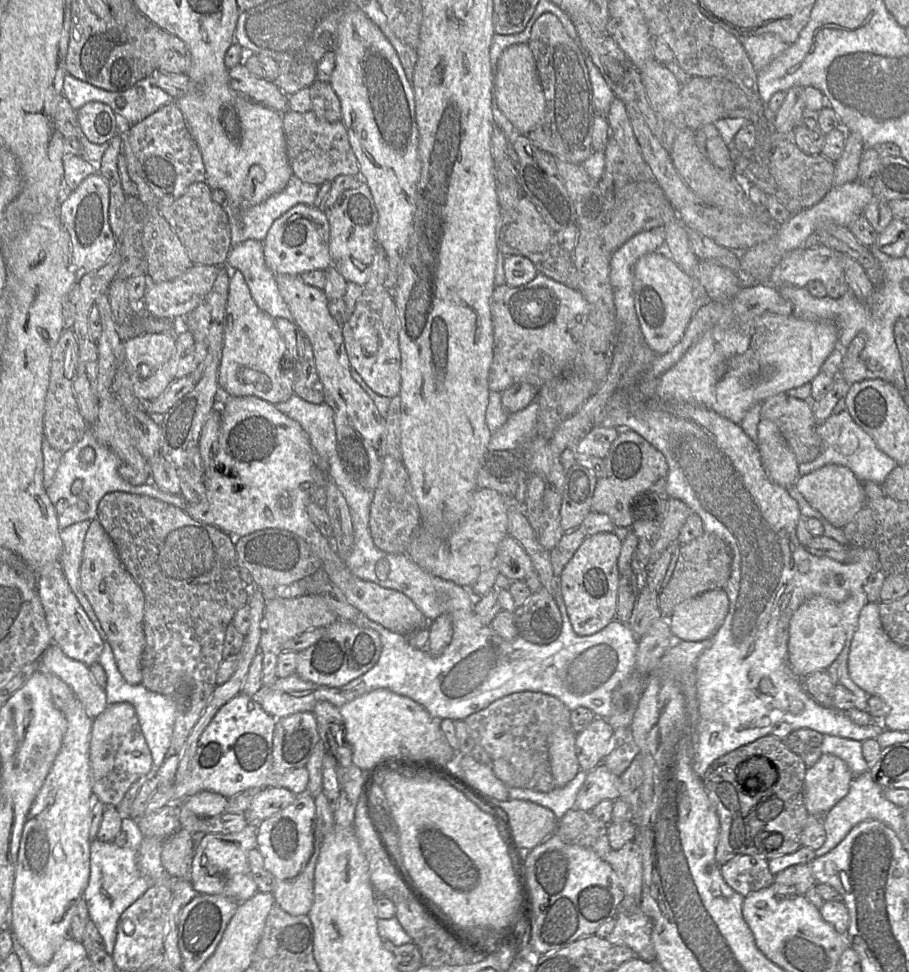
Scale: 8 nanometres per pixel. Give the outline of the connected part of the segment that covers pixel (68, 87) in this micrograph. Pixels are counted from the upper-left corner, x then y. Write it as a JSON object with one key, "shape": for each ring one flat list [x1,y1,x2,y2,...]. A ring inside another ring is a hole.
{"shape":[[66,74,63,80,63,94,71,107,77,111,84,104,89,102,101,102,107,104,115,115,120,115,123,107,118,107,116,100,122,92,110,92,87,82,81,81,70,74]]}

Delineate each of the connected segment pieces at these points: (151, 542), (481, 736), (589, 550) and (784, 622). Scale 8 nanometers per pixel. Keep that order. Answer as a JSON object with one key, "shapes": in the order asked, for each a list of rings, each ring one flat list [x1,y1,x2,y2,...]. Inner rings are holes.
{"shapes":[[[110,492,98,505,97,518,116,545,124,567,144,594,145,646,141,656,141,684,166,696,175,706,169,748,161,766,152,773,159,786,170,786,174,783,184,744,217,686,226,629,236,611,248,603,248,586,240,578,235,539,216,526,195,521,174,505,149,496]],[[521,691,492,702,486,708,468,716,464,721,476,744,487,752,491,760,507,760,516,772,516,787,539,792,555,788,549,759,549,738,560,727,571,727,571,710,557,697,542,692]],[[614,532,589,535,560,575,561,593,573,630,578,636,593,635,616,619,621,547,622,541]],[[643,336,641,342,637,342,633,348,628,369,607,402,607,415,602,425,616,428,618,433,631,429,662,452,668,464,666,492,669,498,683,501,692,512,702,518,705,532,722,538,732,553,730,576,723,588,729,598,729,611,721,627,706,640,674,641,649,674,672,677,680,686,685,698,685,708,694,728,694,772,703,777,715,760,740,746,771,734,773,725,779,721,790,724,793,731,809,728,822,734,861,742,869,738,876,739,886,729,883,726,884,718,875,718,867,712,871,695,850,678,848,656,860,611,868,602,864,584,871,573,881,569,877,552,869,548,851,547,843,528,835,527,826,520,794,485,785,488,769,478,756,445,762,403,752,405,740,424,736,424,705,407,662,399,656,393,659,378,645,378,645,373,656,356],[801,516,820,520,824,527,824,536,848,547,849,562,841,563,810,553,796,535,797,523],[814,596,835,602,840,611,846,641,837,657,838,682,855,697,854,707,847,711,822,706,812,699,803,689,802,677,797,676,788,663,790,619,804,601],[791,697,803,702,803,710,798,715,789,711]]]}

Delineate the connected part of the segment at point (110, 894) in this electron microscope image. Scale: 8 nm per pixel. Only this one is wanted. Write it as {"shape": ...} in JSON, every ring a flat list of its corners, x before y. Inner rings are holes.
{"shape":[[123,818,121,830,127,836,125,847,112,842,102,842,97,838,90,842,90,874,83,898,86,902,90,920,96,925,104,942,104,949,112,956,117,936,117,923,121,914,132,905,151,886,151,881,144,876,136,863,136,855,143,835,137,820]]}

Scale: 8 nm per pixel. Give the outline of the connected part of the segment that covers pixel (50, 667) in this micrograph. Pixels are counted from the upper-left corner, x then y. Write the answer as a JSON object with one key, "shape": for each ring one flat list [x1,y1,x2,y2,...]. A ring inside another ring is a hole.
{"shape":[[51,643,48,646,38,666,68,684,91,719,107,708,105,689,95,682,89,666,65,655,58,645]]}

